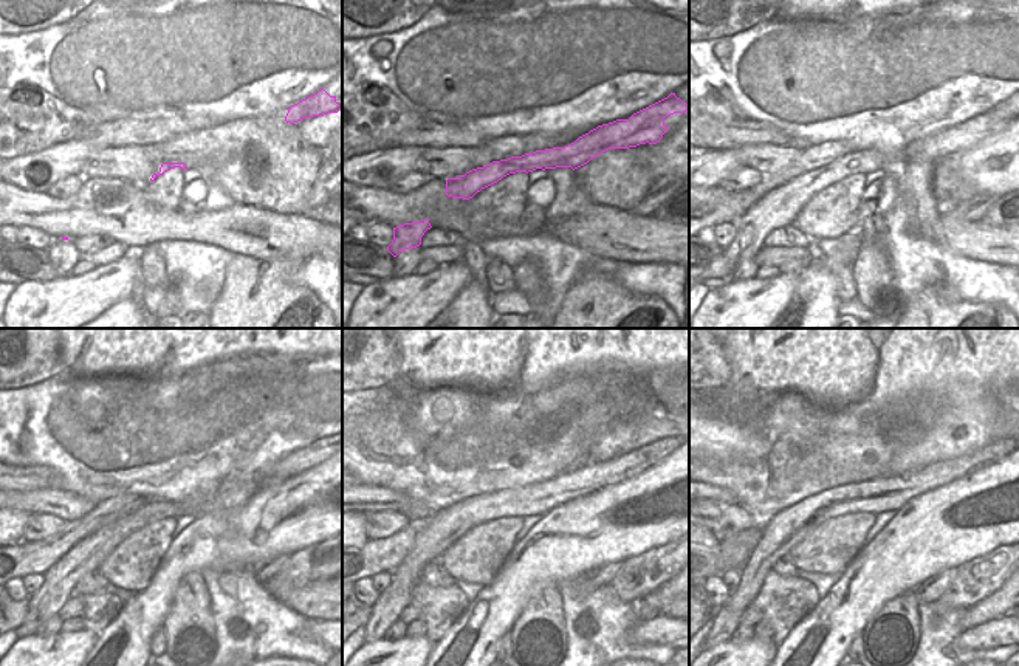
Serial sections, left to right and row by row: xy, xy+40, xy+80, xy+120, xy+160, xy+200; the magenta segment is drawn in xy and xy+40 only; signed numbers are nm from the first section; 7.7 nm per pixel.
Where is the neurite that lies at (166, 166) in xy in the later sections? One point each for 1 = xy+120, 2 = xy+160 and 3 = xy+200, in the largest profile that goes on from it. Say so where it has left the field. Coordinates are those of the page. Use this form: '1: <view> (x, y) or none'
1: xy+120 (87, 555)
2: xy+160 (431, 544)
3: xy+200 (775, 544)

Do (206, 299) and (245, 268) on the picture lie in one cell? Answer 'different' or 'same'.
different

